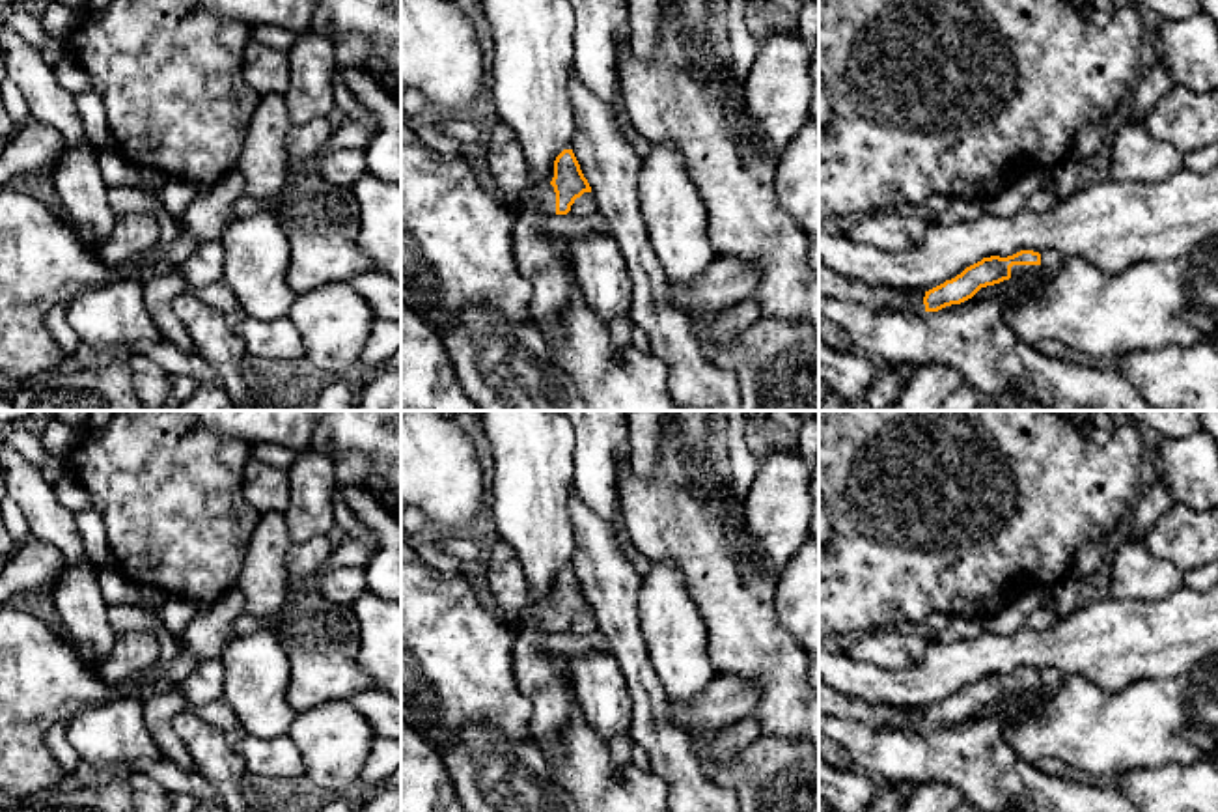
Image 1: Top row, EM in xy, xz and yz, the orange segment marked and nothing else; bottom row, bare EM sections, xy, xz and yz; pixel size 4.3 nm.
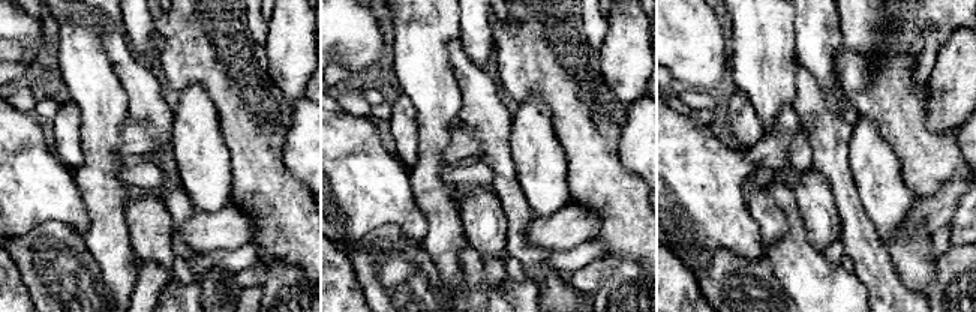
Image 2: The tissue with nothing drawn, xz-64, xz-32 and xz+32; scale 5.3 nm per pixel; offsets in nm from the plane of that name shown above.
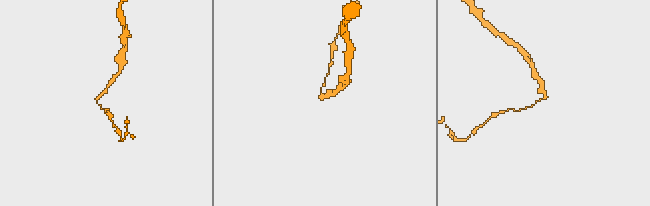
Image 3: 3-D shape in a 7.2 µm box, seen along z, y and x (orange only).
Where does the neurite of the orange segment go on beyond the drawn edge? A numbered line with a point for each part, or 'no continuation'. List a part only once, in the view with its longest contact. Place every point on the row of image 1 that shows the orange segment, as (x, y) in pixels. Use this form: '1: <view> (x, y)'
1: yz (1023, 275)

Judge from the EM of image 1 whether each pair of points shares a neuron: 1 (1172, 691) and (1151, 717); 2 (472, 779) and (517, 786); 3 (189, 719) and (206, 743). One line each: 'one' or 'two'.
1: one
2: one
3: one

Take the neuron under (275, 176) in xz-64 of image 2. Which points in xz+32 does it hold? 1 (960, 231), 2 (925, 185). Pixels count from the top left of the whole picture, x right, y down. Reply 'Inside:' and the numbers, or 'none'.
Inside: 1, 2

